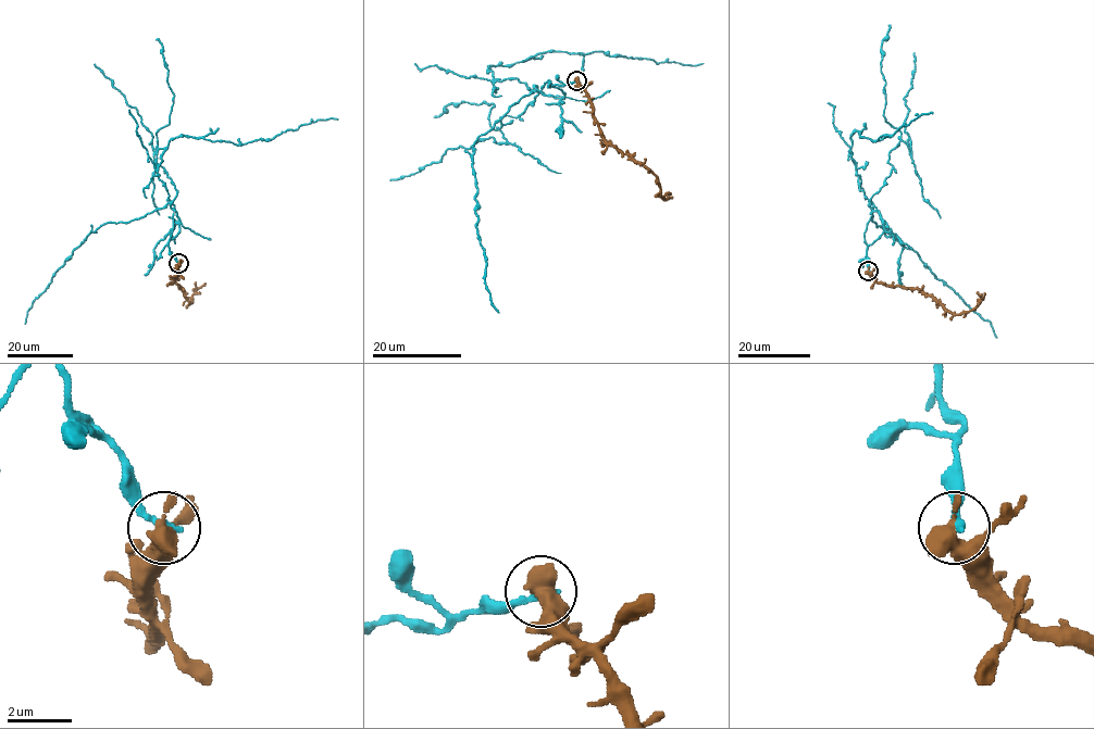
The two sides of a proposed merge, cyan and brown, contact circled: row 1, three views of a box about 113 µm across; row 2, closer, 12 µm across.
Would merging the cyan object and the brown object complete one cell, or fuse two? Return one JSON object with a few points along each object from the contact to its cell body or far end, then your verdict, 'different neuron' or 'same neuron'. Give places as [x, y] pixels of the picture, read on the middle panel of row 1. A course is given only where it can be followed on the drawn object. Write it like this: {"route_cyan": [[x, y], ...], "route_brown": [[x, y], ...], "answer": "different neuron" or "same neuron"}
{"route_cyan": [[576, 80], [551, 85], [564, 96], [557, 98], [517, 78], [495, 79], [487, 71], [564, 51], [704, 63]], "route_brown": [[576, 80], [592, 105], [592, 116], [599, 135], [651, 173], [664, 198], [672, 196]], "answer": "different neuron"}

